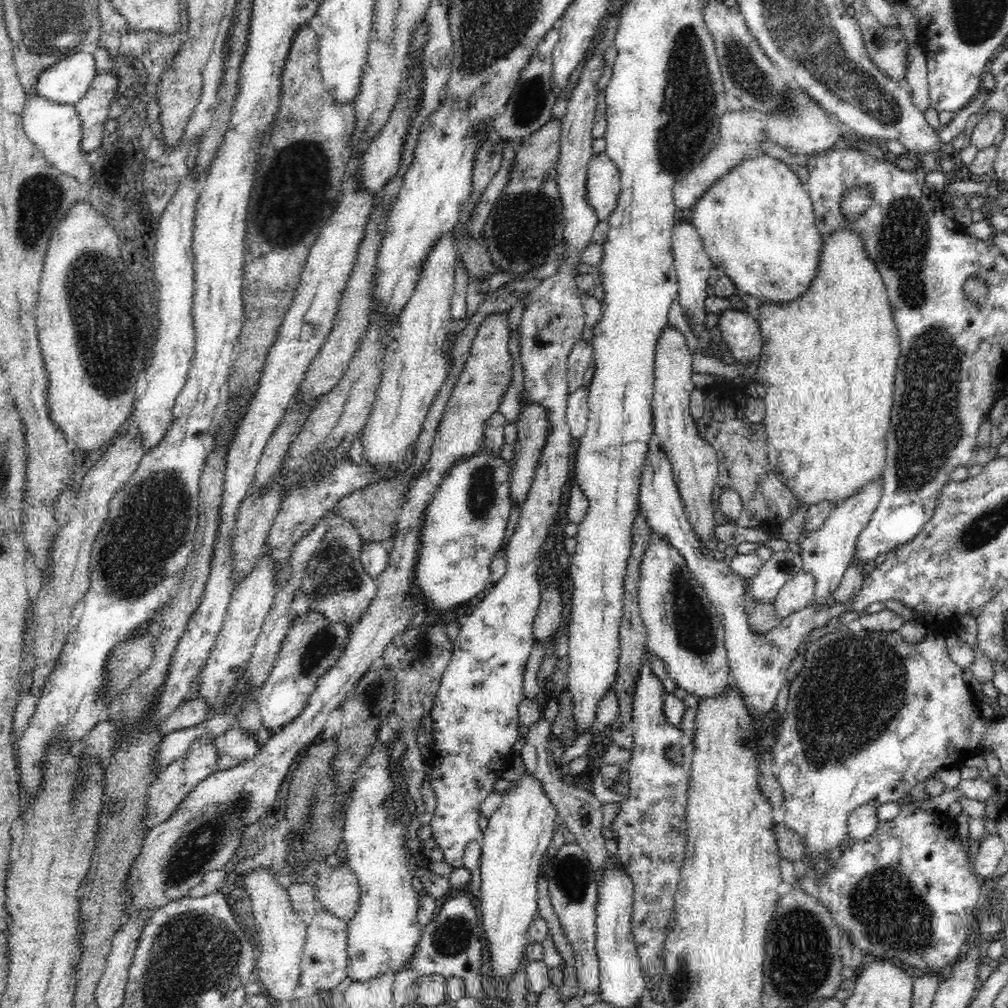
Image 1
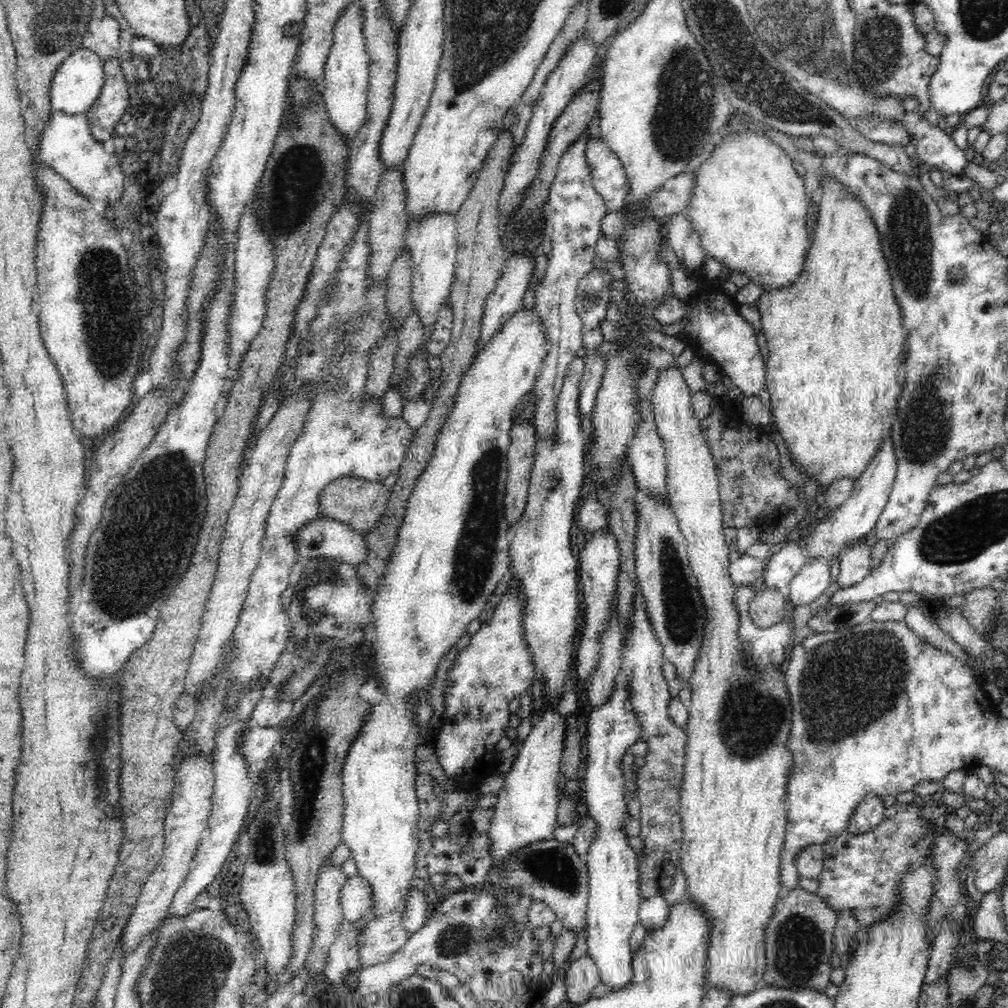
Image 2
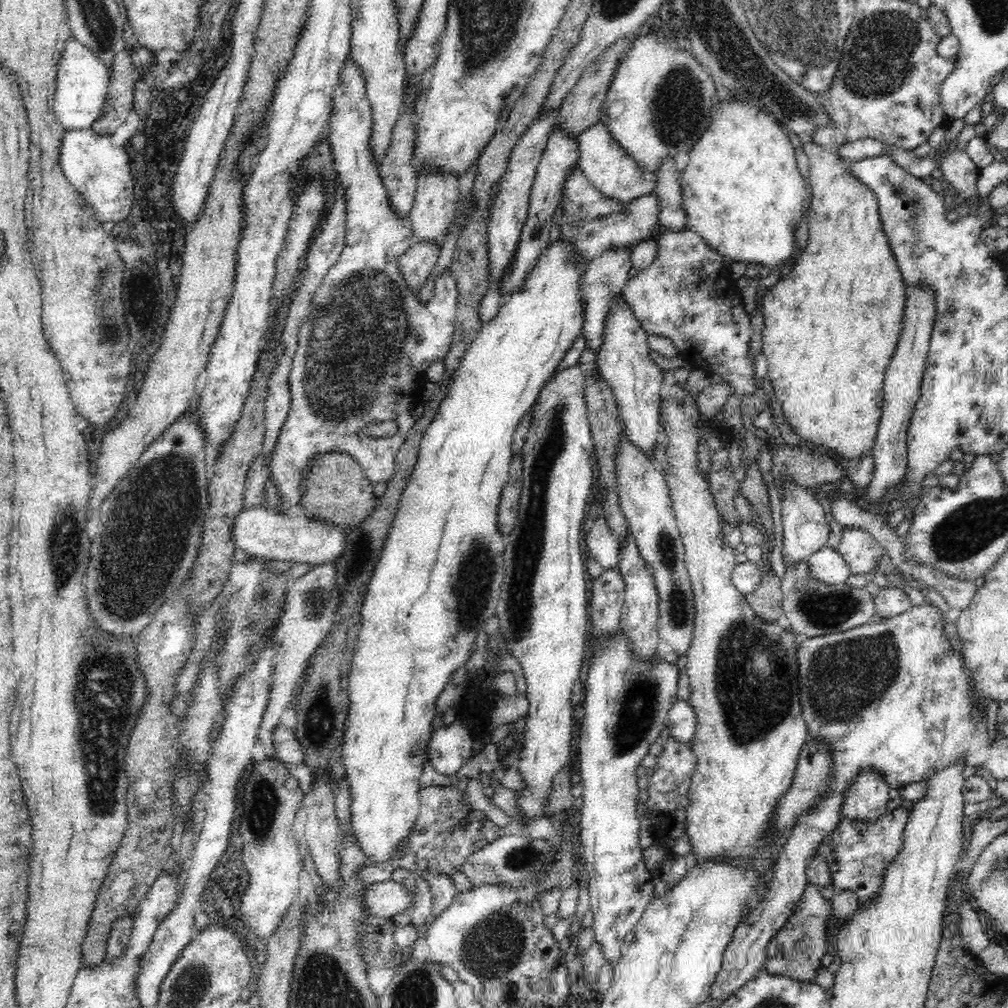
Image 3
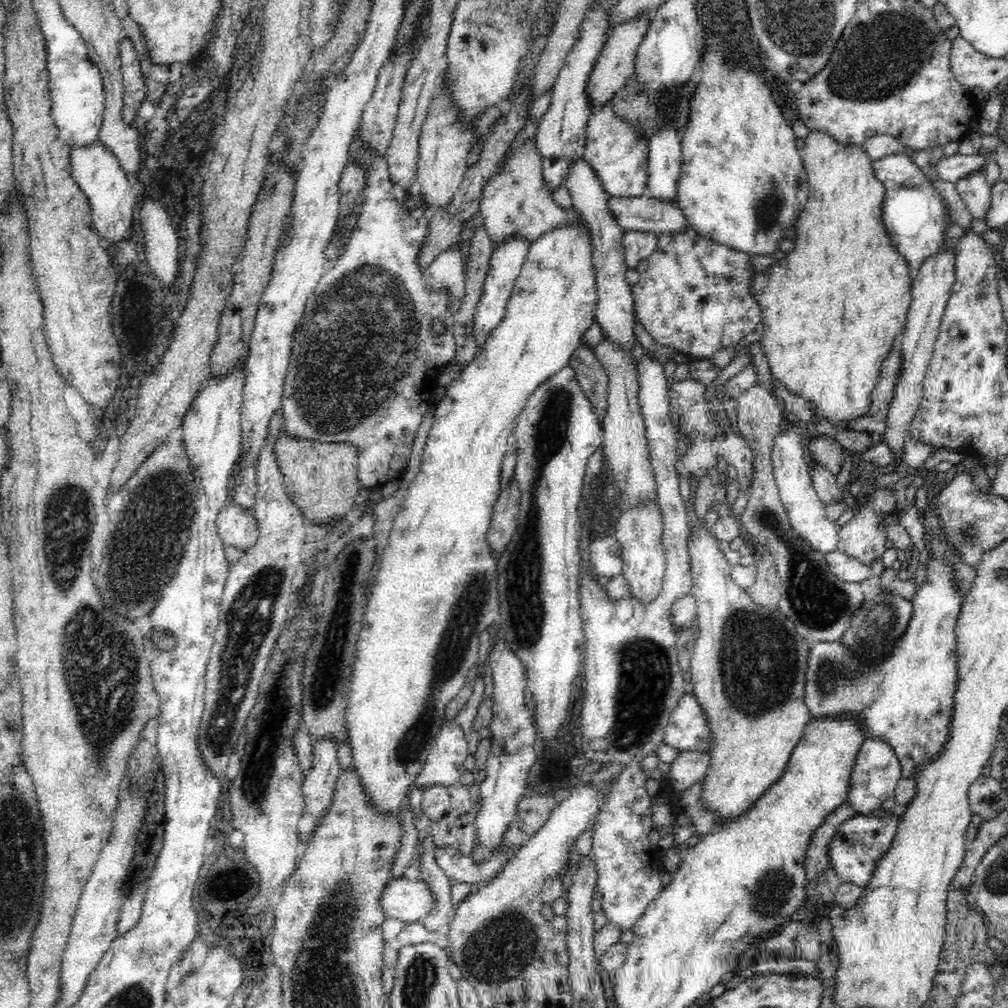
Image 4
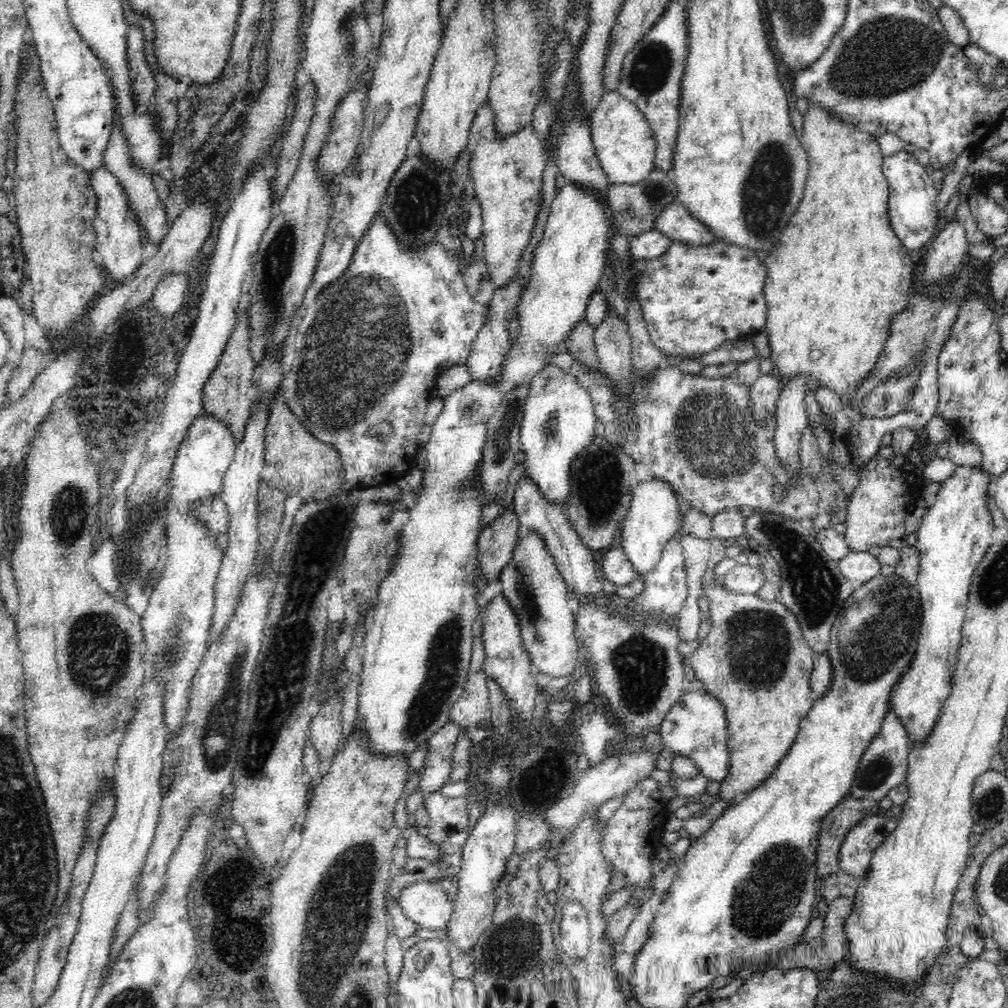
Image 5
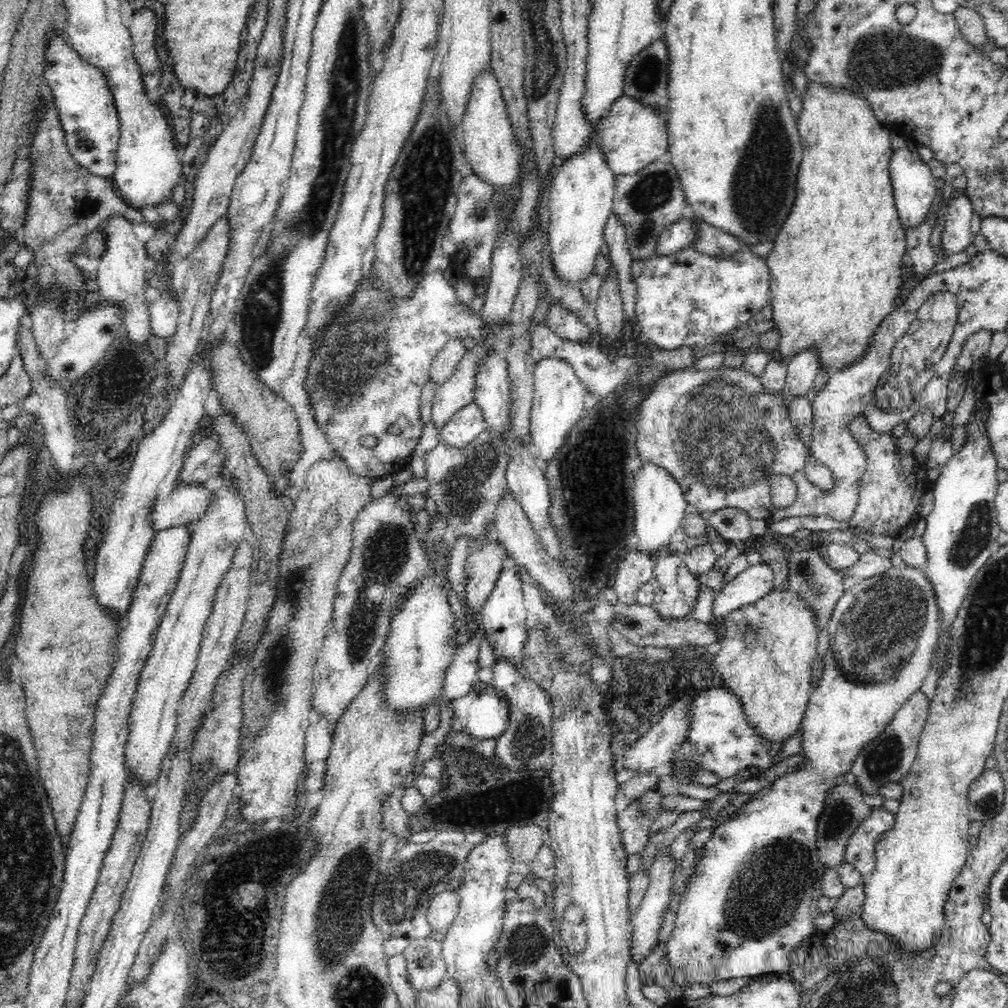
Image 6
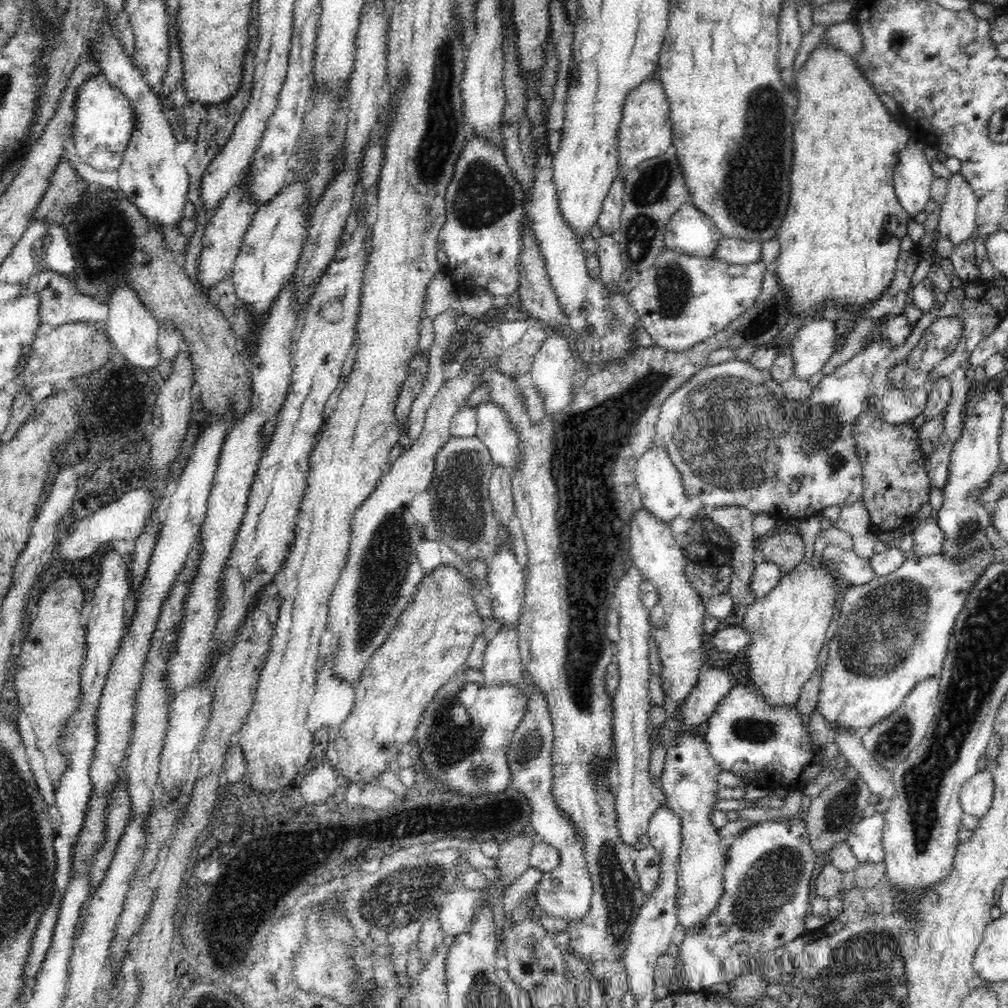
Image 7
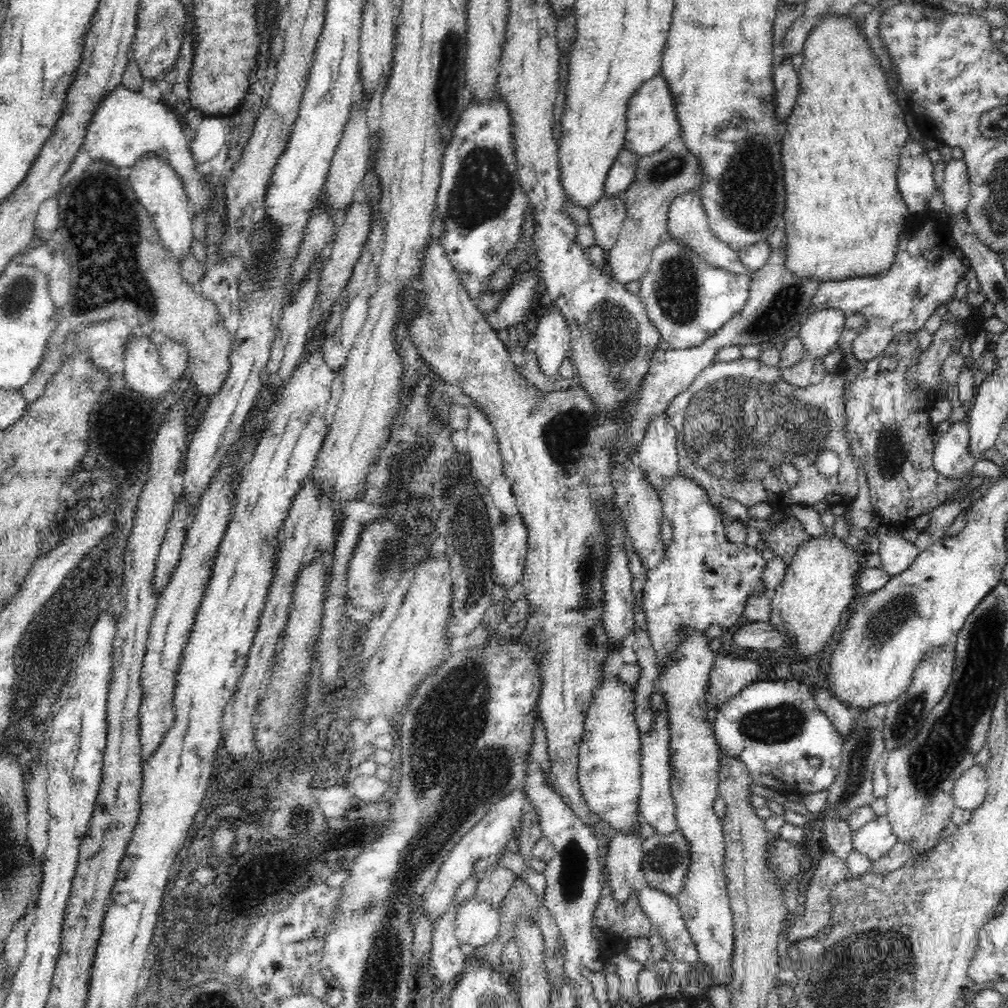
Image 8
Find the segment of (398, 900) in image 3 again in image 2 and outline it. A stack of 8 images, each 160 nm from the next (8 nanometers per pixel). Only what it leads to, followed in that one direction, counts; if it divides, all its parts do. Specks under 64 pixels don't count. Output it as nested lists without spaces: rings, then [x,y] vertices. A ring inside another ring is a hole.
[[[359,874],[349,878],[342,885],[340,900],[346,922],[368,917],[373,907],[371,886]]]

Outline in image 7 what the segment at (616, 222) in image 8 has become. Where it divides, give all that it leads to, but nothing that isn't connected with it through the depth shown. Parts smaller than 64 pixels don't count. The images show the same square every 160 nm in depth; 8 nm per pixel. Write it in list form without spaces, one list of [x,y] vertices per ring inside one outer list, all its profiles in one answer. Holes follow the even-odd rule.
[[[606,232],[596,233],[598,243],[597,256],[600,262],[600,281],[602,281],[606,295],[621,291],[619,284],[622,274],[625,272],[624,262],[622,261],[622,250],[612,235]]]

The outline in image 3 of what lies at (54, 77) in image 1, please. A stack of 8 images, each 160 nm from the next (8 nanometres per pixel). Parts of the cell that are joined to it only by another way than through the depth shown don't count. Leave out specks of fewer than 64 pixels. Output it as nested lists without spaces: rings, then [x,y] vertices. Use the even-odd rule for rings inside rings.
[[[72,36],[67,40],[67,46],[58,62],[54,114],[65,130],[86,130],[99,119],[102,107],[106,102],[110,82],[108,67]]]

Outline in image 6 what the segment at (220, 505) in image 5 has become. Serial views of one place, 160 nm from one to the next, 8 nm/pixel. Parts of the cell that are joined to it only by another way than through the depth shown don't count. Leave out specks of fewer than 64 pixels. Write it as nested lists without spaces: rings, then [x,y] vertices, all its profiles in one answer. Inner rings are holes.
[[[186,485],[173,488],[167,498],[154,500],[149,520],[154,532],[200,521],[212,500],[212,491],[204,485]]]

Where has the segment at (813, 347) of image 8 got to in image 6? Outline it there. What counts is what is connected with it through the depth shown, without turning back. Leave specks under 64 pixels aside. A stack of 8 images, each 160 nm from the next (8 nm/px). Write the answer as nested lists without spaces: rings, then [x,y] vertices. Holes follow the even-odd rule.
[[[817,348],[800,350],[786,364],[787,378],[780,395],[787,411],[790,398],[806,396],[812,390],[814,380],[821,372],[821,367]]]

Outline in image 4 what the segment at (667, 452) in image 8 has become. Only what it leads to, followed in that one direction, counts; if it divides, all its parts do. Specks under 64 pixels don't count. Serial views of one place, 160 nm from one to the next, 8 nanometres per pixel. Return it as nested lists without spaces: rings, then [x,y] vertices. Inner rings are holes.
[[[642,502],[639,506],[620,514],[614,526],[614,536],[619,542],[623,558],[623,576],[630,585],[631,597],[642,602],[652,602],[662,588],[666,557],[663,542],[662,511],[657,502]]]

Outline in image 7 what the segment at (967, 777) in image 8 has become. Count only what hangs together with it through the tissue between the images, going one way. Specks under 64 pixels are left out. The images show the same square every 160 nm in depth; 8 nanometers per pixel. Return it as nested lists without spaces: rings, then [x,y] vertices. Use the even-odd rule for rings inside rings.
[[[979,771],[962,786],[960,804],[963,812],[976,819],[982,818],[990,810],[994,792],[995,783],[990,772]]]

